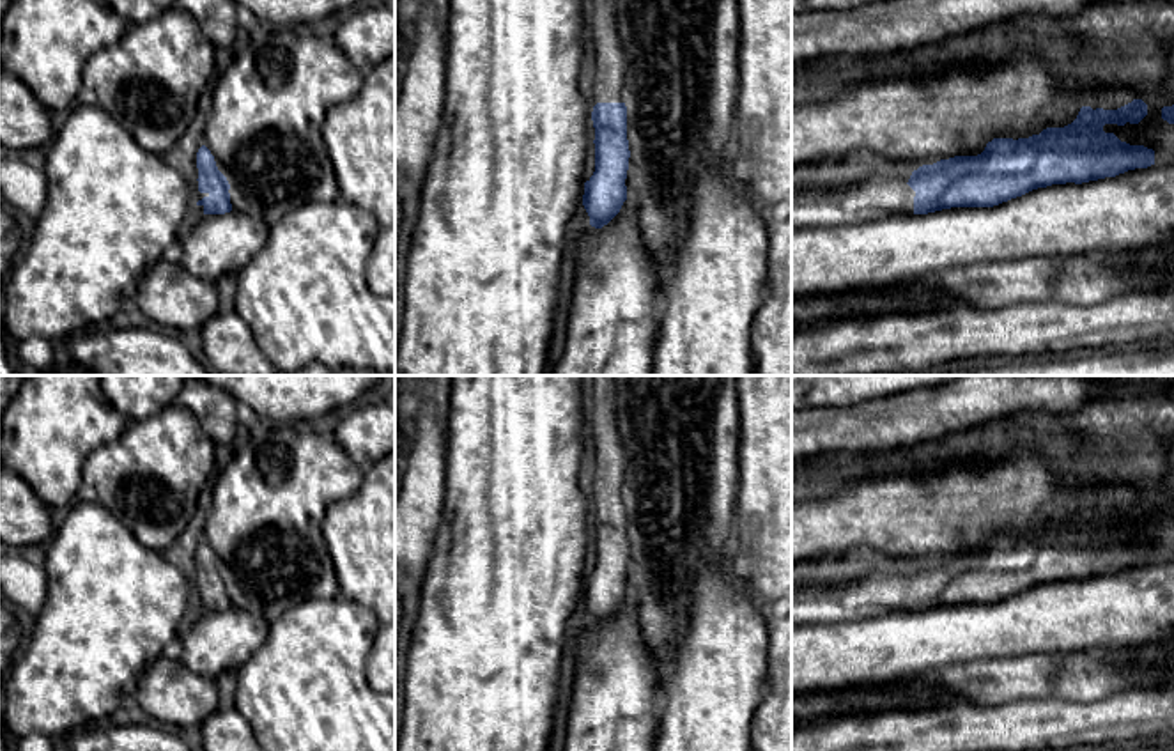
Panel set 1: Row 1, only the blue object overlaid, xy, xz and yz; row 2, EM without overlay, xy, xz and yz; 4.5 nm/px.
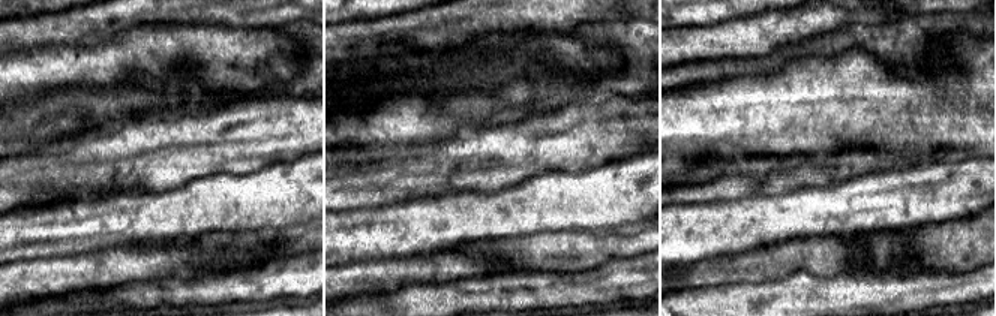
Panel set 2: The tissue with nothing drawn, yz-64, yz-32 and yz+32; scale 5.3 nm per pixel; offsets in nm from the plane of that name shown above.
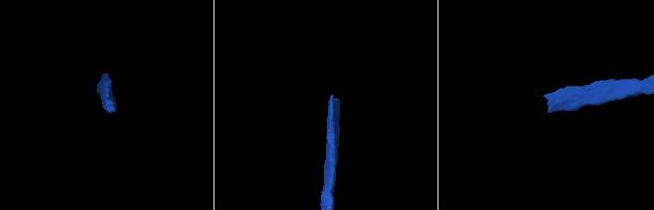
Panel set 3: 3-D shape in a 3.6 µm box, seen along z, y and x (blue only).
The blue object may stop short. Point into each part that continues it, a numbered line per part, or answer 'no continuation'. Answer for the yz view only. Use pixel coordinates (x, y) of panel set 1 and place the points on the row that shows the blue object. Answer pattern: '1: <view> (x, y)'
1: yz (877, 199)

